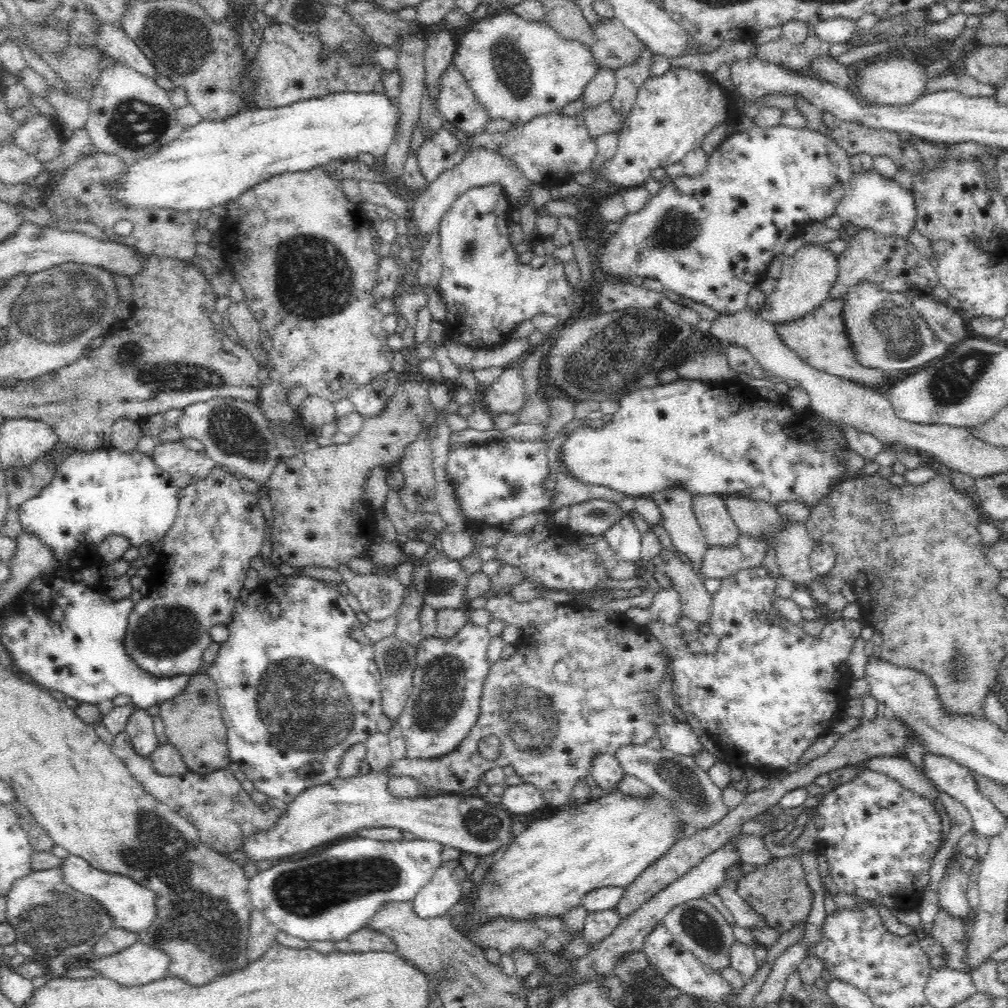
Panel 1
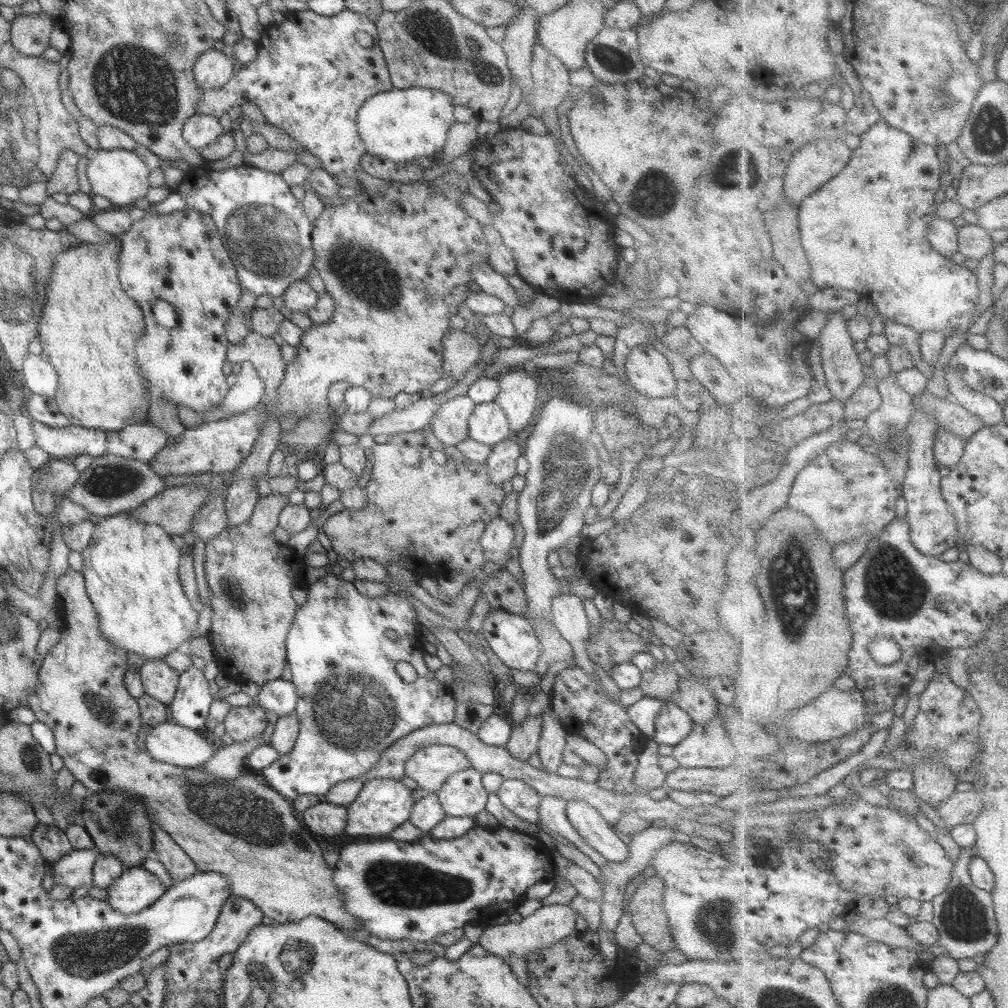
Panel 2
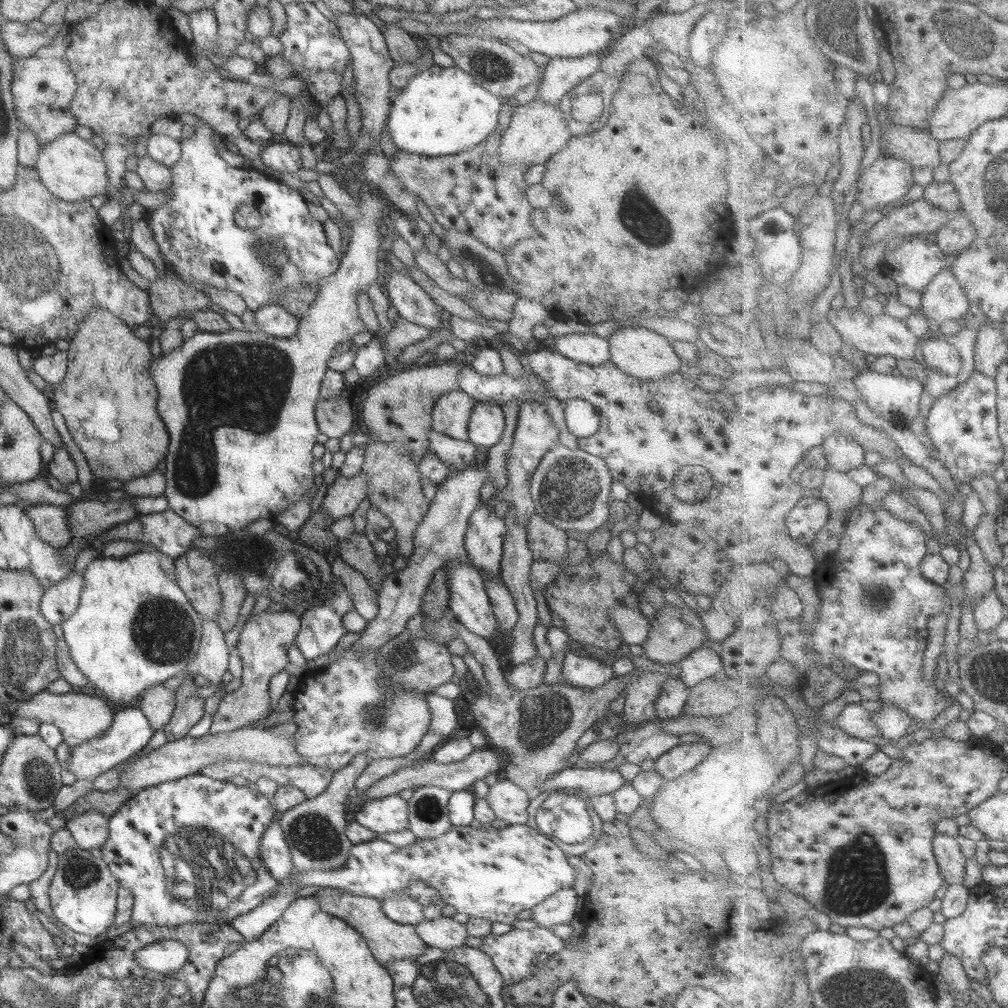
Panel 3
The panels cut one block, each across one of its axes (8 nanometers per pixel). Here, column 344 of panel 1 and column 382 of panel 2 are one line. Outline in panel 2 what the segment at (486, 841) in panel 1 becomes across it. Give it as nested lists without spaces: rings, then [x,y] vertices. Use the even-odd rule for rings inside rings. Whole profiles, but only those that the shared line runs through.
[[[374,778],[363,781],[362,790],[347,807],[347,825],[345,832],[352,836],[374,836],[384,838],[397,826],[409,821],[415,798],[413,790],[401,780],[391,778]]]

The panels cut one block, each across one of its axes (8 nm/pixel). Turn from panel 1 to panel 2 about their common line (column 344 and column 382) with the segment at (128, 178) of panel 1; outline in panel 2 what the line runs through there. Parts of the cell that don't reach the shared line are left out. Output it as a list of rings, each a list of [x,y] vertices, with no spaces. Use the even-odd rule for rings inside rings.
[[[424,87],[392,89],[366,99],[356,117],[360,139],[370,156],[391,162],[413,162],[424,157],[436,158],[446,145],[450,128],[457,122],[448,94]]]

